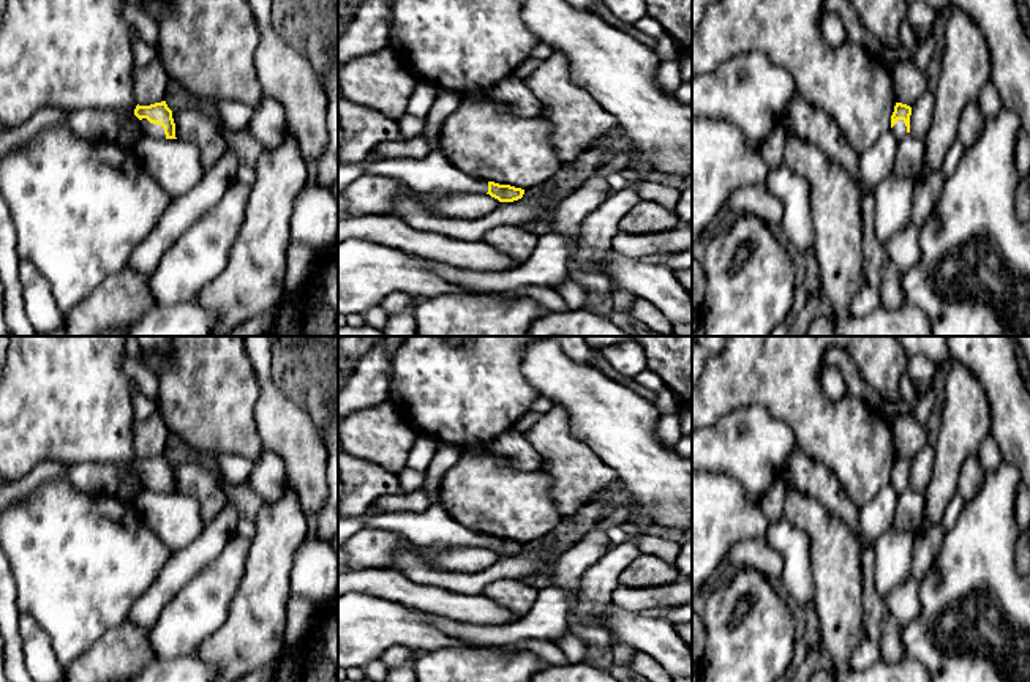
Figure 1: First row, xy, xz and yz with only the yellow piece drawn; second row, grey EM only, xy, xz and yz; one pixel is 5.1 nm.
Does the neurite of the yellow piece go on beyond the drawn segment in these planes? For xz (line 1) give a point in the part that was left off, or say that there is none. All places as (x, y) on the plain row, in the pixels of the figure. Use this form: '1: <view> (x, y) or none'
1: xz (435, 528)

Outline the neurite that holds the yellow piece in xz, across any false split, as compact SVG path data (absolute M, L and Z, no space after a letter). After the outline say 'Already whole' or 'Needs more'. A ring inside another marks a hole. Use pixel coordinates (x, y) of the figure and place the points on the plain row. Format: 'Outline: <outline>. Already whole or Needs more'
Outline: M439 500L431 502L423 513L379 512L373 516L362 515L360 519L363 527L393 532L419 548L485 546L499 556L513 556L524 548L521 541L487 535L461 526L445 512Z. Needs more

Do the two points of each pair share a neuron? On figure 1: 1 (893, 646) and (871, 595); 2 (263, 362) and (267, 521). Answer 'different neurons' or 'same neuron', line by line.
1: same neuron
2: different neurons

